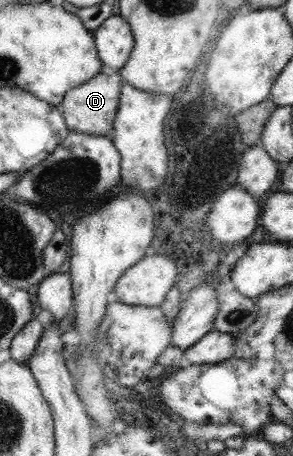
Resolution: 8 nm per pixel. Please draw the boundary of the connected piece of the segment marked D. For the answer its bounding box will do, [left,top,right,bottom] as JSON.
[58,73,121,138]

